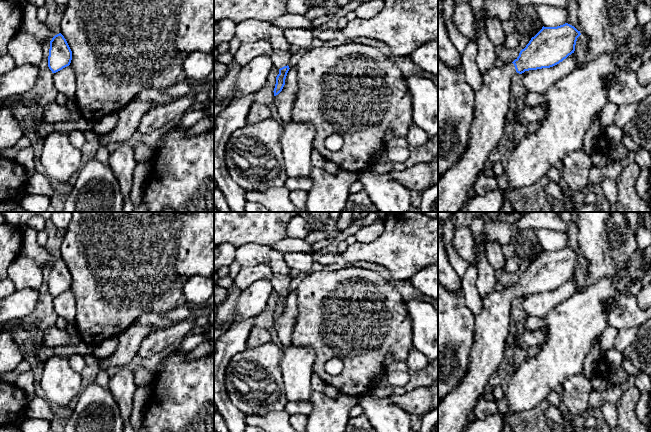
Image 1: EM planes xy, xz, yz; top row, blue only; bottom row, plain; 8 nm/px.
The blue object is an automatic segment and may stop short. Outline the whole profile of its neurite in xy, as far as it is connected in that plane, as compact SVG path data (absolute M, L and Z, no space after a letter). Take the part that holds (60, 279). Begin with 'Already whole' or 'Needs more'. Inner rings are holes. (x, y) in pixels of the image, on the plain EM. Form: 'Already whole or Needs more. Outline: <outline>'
Already whole. Outline: M59 257L50 265L50 273L48 280L48 291L52 297L56 297L70 289L72 284L72 275L64 262Z

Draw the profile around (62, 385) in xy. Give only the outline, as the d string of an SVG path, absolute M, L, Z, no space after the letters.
M52 355L45 361L41 386L50 402L67 407L83 390L82 376L71 368L68 357Z

